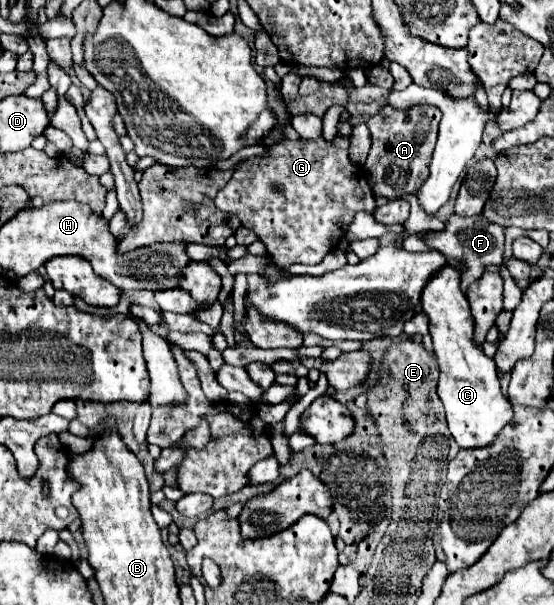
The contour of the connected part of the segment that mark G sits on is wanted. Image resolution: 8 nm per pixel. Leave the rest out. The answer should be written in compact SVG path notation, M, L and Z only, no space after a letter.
M340 135L334 139L334 143L328 143L320 137L314 141L286 139L278 145L272 145L268 147L266 157L250 157L238 167L238 171L228 181L228 185L218 191L216 207L224 213L236 215L244 227L258 233L260 239L266 243L266 249L272 255L272 261L278 267L286 269L294 263L316 265L346 235L348 225L352 223L358 211L374 213L376 209L368 179L364 177L362 167L354 165L348 159L348 147L350 147L350 139L344 139Z

